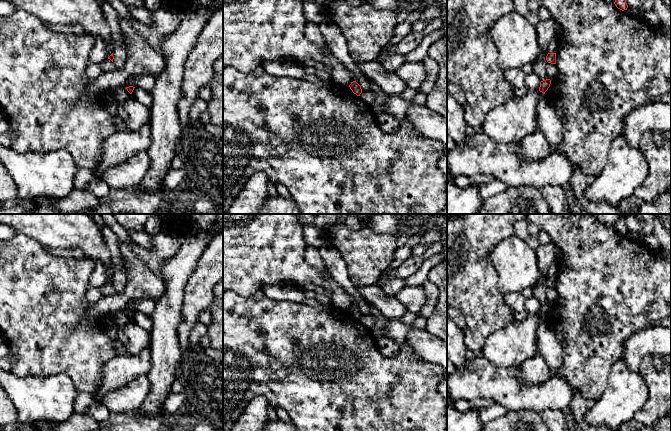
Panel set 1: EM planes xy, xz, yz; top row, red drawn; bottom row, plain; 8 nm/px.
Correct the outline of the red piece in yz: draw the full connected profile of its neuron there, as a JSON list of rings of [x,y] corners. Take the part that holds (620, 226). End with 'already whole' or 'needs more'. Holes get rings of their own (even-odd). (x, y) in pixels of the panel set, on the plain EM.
[[[621,217],[617,220],[614,228],[616,229],[616,231],[622,235],[627,234],[628,229],[626,227],[626,220],[625,217]]] | already whole

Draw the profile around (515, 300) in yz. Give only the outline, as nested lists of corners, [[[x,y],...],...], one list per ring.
[[[521,292],[503,294],[504,301],[514,312],[522,312],[525,308],[525,297]]]

